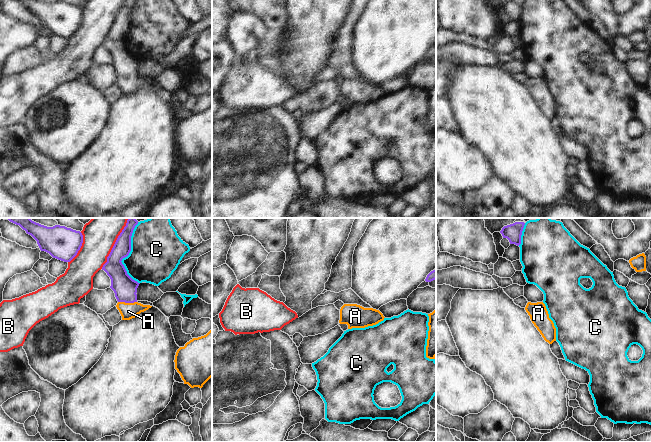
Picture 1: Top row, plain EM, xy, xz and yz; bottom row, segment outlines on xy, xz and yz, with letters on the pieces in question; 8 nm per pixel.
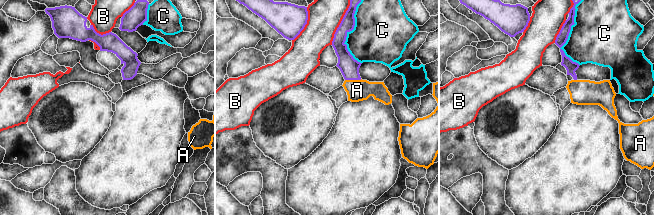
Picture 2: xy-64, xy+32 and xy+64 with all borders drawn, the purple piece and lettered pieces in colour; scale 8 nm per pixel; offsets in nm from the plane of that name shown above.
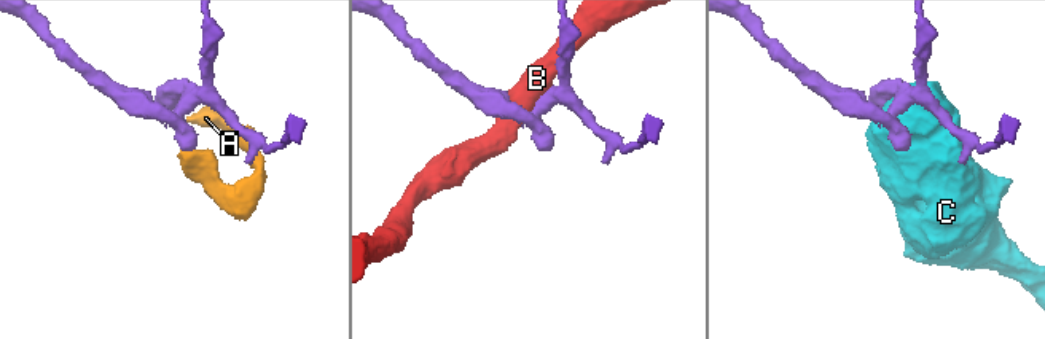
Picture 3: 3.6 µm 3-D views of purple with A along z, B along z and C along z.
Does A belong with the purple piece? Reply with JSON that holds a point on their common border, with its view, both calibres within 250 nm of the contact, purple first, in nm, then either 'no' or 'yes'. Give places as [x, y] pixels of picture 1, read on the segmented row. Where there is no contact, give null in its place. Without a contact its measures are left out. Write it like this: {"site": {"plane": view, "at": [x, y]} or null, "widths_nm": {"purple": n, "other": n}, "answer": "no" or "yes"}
{"site": {"plane": "xy", "at": [127, 302]}, "widths_nm": {"purple": 190, "other": 130}, "answer": "yes"}

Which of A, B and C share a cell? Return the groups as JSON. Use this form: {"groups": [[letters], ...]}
{"groups": [["A"], ["B"], ["C"]]}

